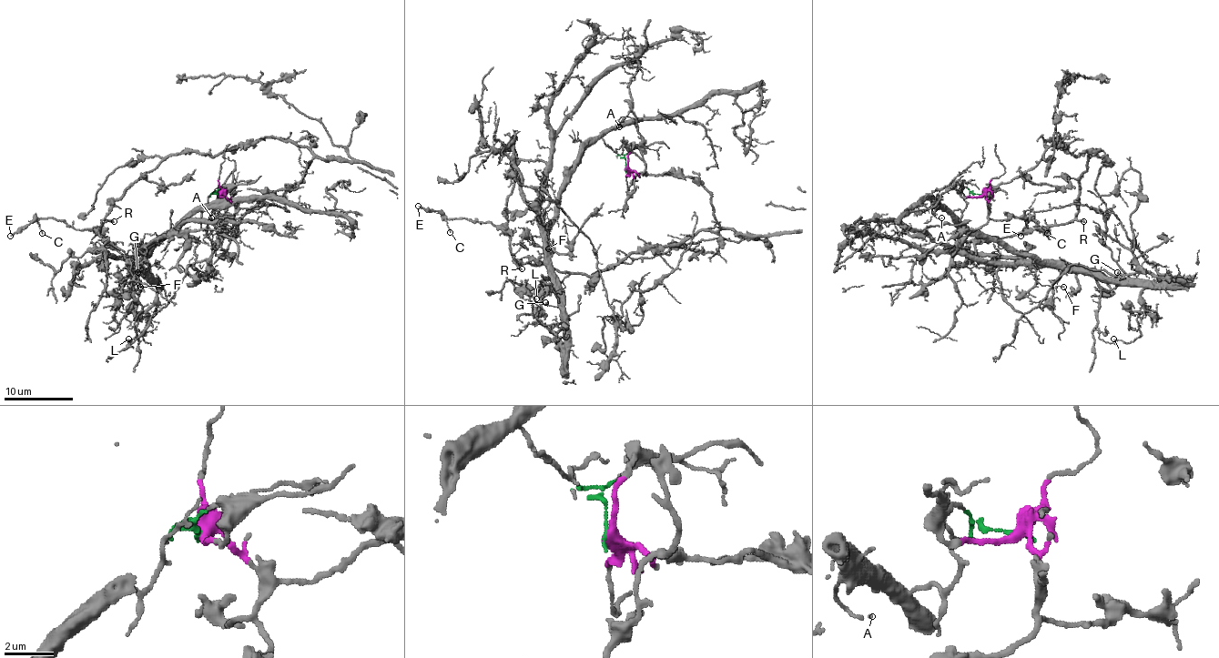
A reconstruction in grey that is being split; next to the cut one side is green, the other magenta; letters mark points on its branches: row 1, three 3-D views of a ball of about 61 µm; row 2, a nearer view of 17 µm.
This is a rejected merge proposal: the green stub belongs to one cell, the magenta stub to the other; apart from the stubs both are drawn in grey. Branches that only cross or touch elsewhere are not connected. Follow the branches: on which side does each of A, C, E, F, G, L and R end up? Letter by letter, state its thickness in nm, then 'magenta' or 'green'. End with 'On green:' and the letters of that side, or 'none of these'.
A: calibre 100 nm; green
C: calibre 120 nm; magenta
E: calibre 170 nm; magenta
F: calibre 80 nm; green
G: calibre 80 nm; green
L: calibre 160 nm; green
R: calibre 240 nm; magenta
On green: A, F, G, L

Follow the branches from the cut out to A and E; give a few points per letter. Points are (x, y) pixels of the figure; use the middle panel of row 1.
A: (626, 166), (624, 159), (603, 138), (630, 118), (623, 116), (618, 121), (620, 126)
E: (626, 167), (692, 177), (711, 197), (716, 231), (575, 274), (518, 264), (506, 233), (489, 223), (419, 206)

